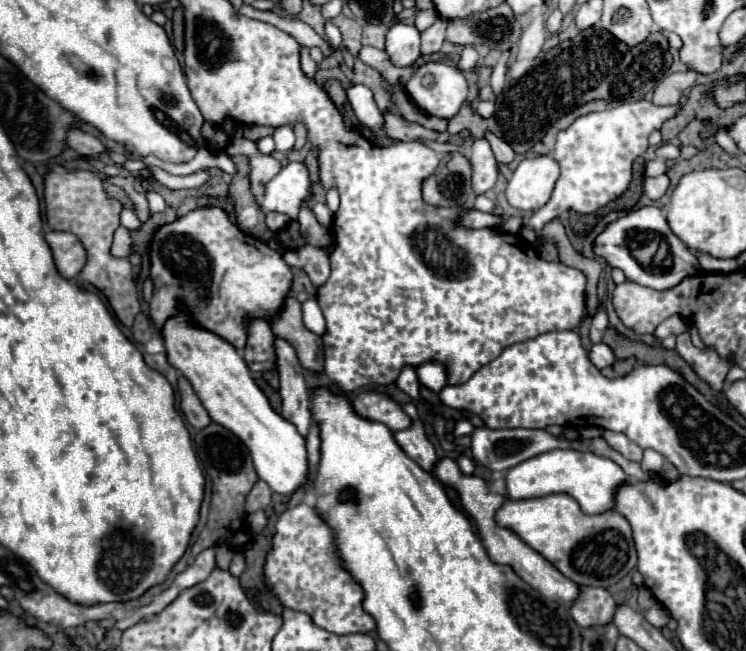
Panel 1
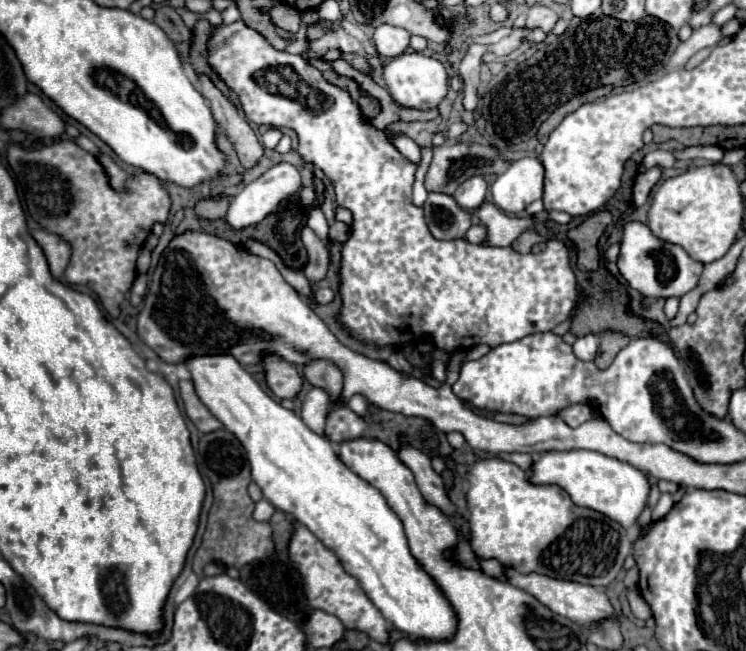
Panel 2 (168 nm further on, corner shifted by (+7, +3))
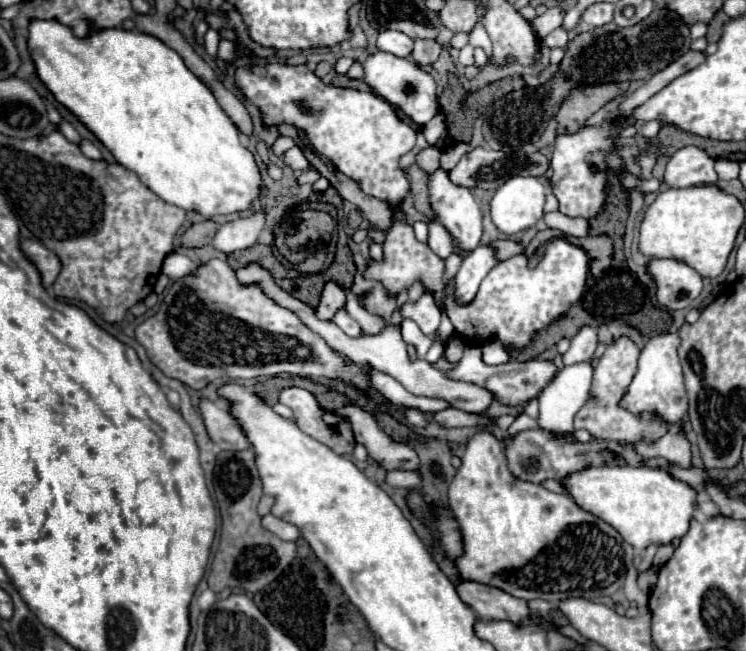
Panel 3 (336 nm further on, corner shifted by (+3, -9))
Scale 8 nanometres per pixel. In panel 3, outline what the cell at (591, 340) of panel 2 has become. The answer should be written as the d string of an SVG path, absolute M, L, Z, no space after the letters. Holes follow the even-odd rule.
M584 326L580 328L572 338L570 338L570 350L564 354L564 364L578 364L578 362L586 362L594 356L598 348L598 336L596 336L596 328L592 326Z

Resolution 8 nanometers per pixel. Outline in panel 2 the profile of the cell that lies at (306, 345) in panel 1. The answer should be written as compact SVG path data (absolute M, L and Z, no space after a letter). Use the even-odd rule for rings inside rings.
M310 360L310 364L304 366L304 378L312 386L324 388L330 394L330 400L342 392L342 370L330 360Z

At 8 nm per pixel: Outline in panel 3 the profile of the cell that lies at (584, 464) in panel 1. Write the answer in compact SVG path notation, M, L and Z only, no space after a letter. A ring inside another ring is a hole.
M594 466L564 478L564 486L584 510L616 528L638 552L650 544L670 544L674 538L682 538L694 518L698 496L698 490L666 470L632 466Z

